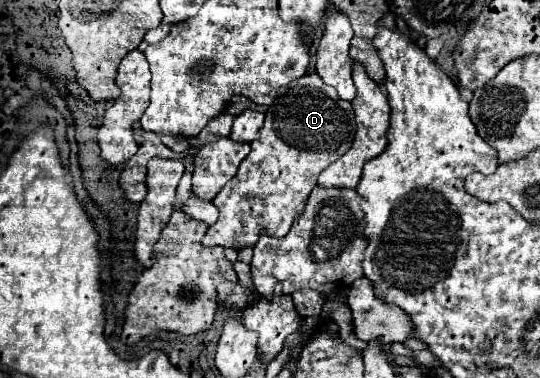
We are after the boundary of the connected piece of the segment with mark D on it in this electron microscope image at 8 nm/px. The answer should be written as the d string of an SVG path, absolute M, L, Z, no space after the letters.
M305 74L303 78L283 86L279 90L275 102L265 112L265 126L263 138L251 144L249 156L241 162L239 172L231 182L227 182L221 192L213 198L215 206L219 208L219 220L213 228L207 230L205 238L201 240L203 246L221 246L221 248L253 248L259 236L265 232L267 236L283 238L287 236L289 228L293 226L295 218L305 208L305 200L311 190L317 186L317 176L337 158L341 158L355 140L355 120L353 120L353 106L337 96L337 92L327 86L317 74Z

